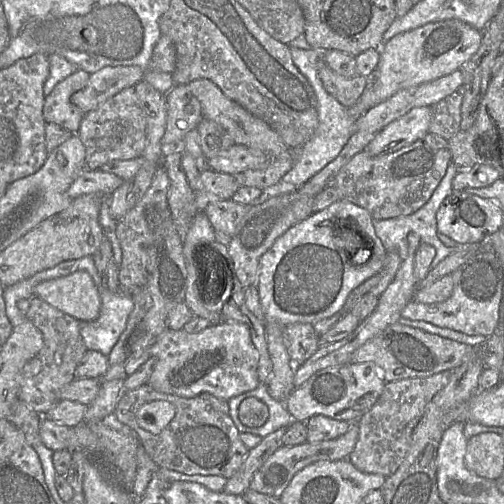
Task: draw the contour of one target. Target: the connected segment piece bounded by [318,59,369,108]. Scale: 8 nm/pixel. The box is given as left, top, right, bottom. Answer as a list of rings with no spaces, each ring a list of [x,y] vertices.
[[[323,59],[318,66],[318,75],[325,90],[347,108],[357,102],[369,80],[358,73],[350,78],[340,76],[330,69]]]

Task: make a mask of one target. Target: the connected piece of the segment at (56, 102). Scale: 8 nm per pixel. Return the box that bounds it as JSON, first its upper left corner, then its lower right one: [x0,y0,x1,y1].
[43,70,89,133]

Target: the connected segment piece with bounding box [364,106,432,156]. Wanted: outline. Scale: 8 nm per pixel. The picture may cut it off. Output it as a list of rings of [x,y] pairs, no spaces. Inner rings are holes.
[[[430,106],[414,107],[376,133],[364,151],[377,156],[408,146],[428,133],[431,118]]]

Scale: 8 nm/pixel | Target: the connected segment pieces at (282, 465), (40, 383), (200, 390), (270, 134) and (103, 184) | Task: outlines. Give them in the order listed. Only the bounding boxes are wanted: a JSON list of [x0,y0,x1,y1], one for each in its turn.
[[249,422,358,497],[19,296,87,415],[147,321,260,401],[188,78,295,189],[67,168,124,199]]

